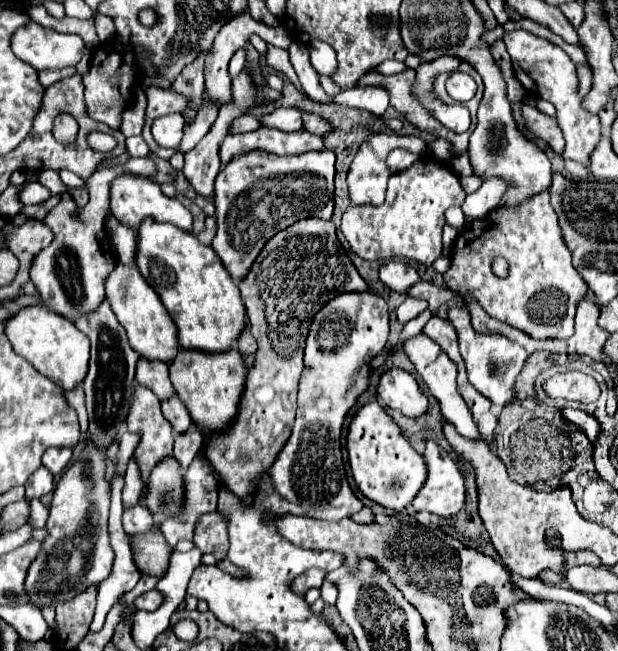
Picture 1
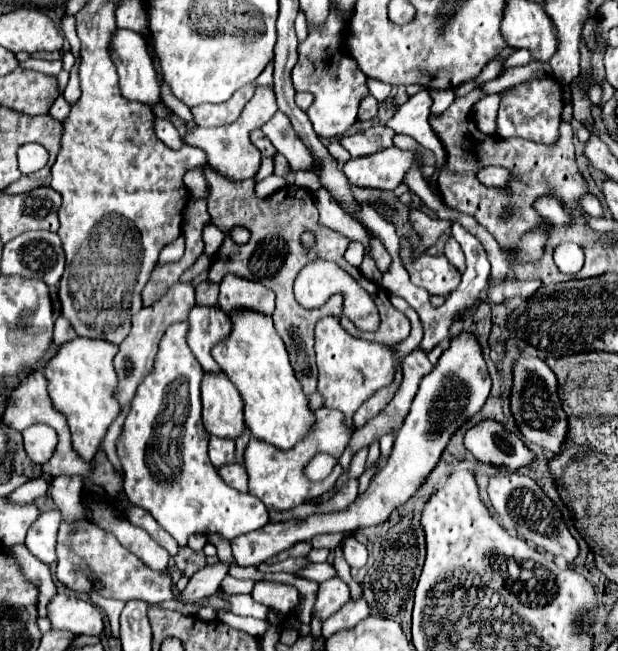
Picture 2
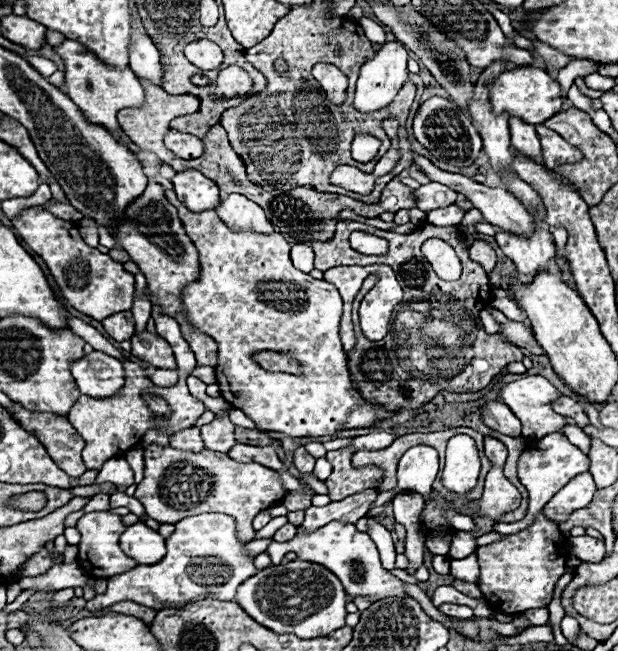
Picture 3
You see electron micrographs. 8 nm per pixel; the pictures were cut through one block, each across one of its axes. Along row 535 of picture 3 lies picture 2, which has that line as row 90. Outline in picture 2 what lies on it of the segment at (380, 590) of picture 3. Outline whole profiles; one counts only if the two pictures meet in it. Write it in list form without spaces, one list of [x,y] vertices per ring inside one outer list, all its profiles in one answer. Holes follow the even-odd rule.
[[[330,8],[330,16],[326,26],[322,28],[308,28],[308,38],[298,46],[298,64],[292,70],[292,82],[298,92],[312,92],[314,102],[310,106],[310,122],[314,132],[322,138],[334,138],[344,134],[354,122],[358,114],[358,104],[366,88],[366,76],[358,70],[356,62],[350,54],[342,52],[342,28],[344,22],[340,14]]]

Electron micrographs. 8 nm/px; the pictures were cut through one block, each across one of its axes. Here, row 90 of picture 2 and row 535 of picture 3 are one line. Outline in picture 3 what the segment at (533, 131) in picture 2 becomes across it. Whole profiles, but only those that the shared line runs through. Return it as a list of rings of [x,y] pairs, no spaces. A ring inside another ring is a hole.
[[[538,512],[538,516],[528,528],[516,534],[508,534],[498,542],[478,548],[476,552],[480,564],[478,588],[482,590],[488,602],[508,614],[548,606],[558,578],[566,572],[568,560],[566,538],[562,536],[562,532],[558,536],[558,524],[546,518],[544,512]]]

